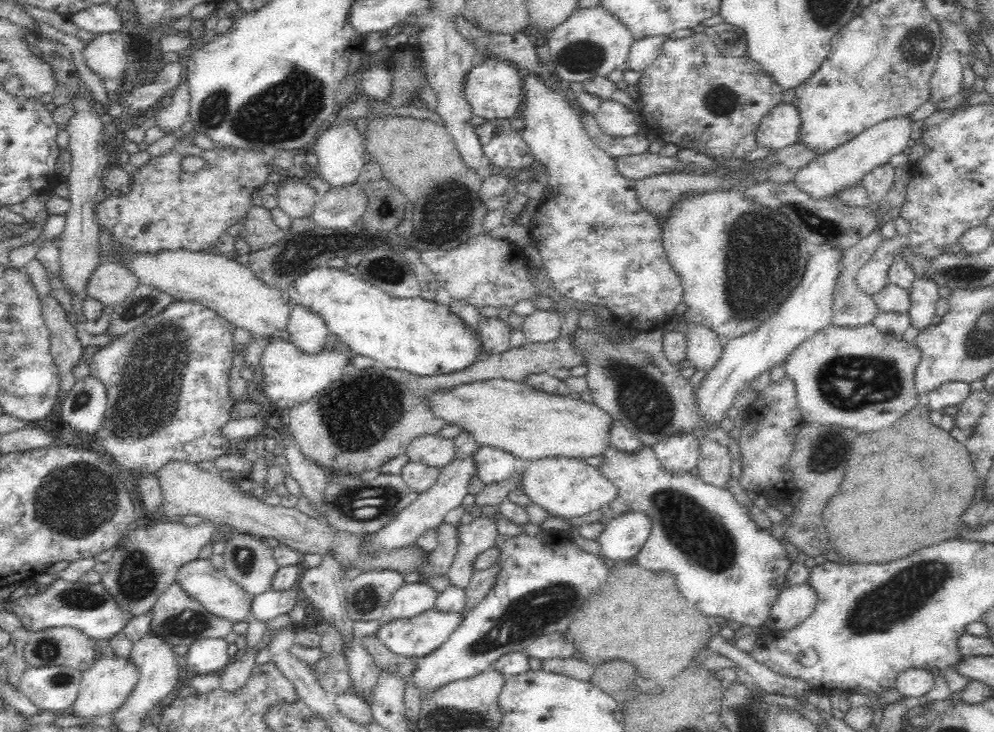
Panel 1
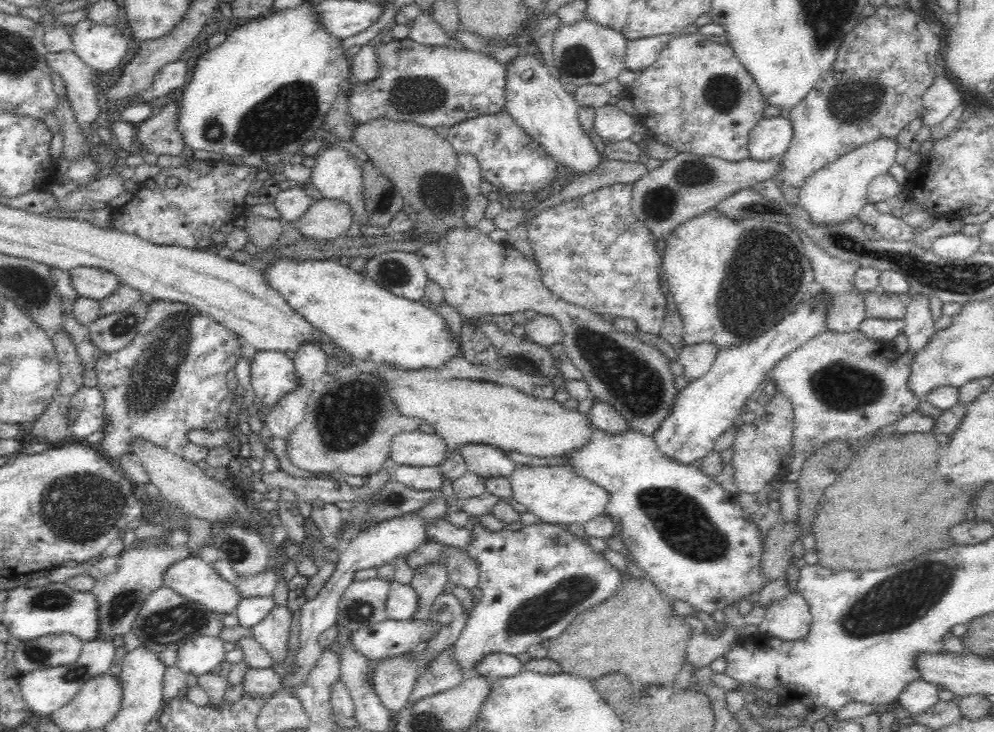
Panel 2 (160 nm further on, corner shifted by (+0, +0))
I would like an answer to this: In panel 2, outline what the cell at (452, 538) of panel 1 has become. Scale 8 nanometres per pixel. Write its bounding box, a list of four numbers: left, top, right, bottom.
[412,562,449,619]

